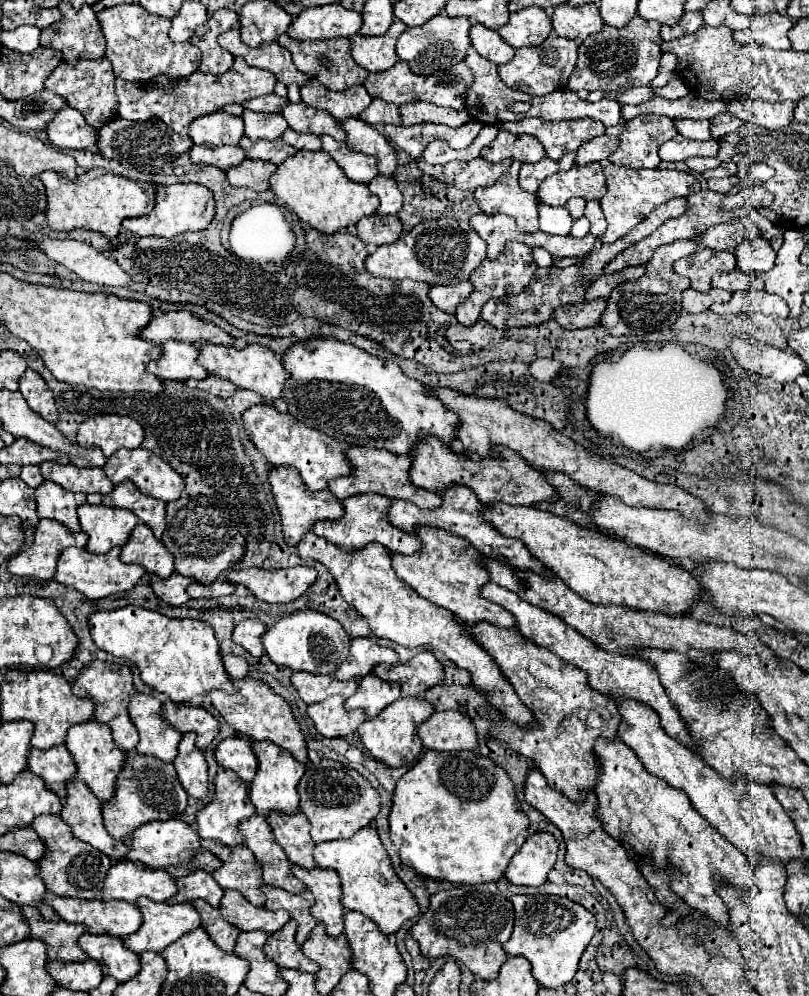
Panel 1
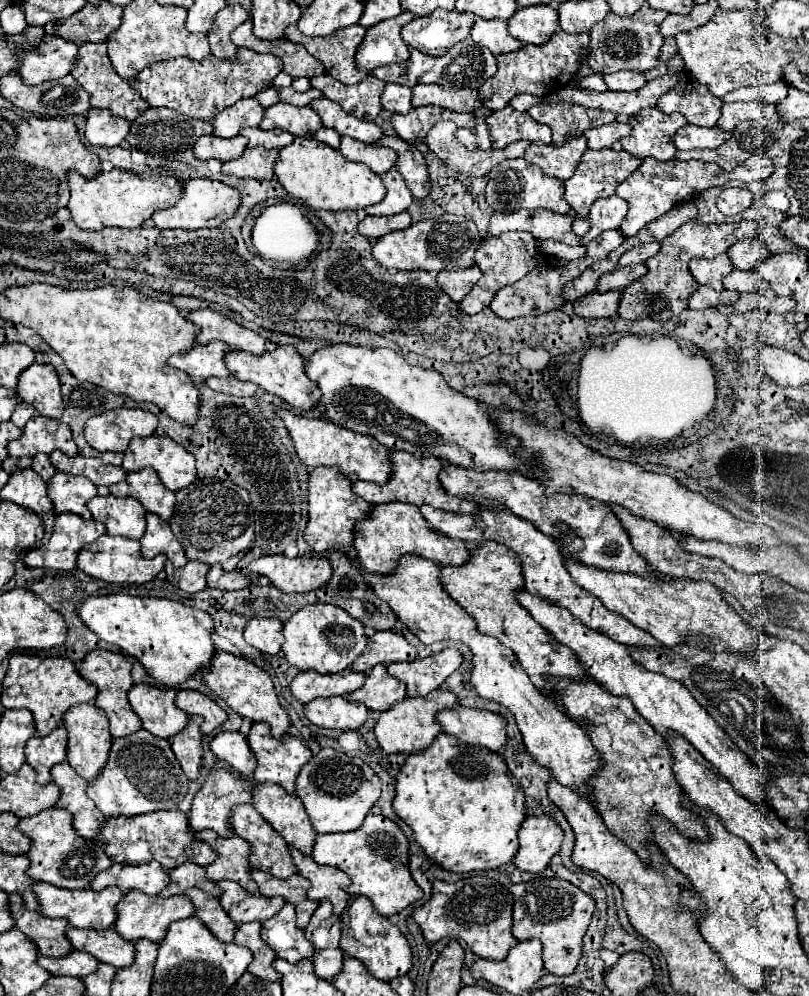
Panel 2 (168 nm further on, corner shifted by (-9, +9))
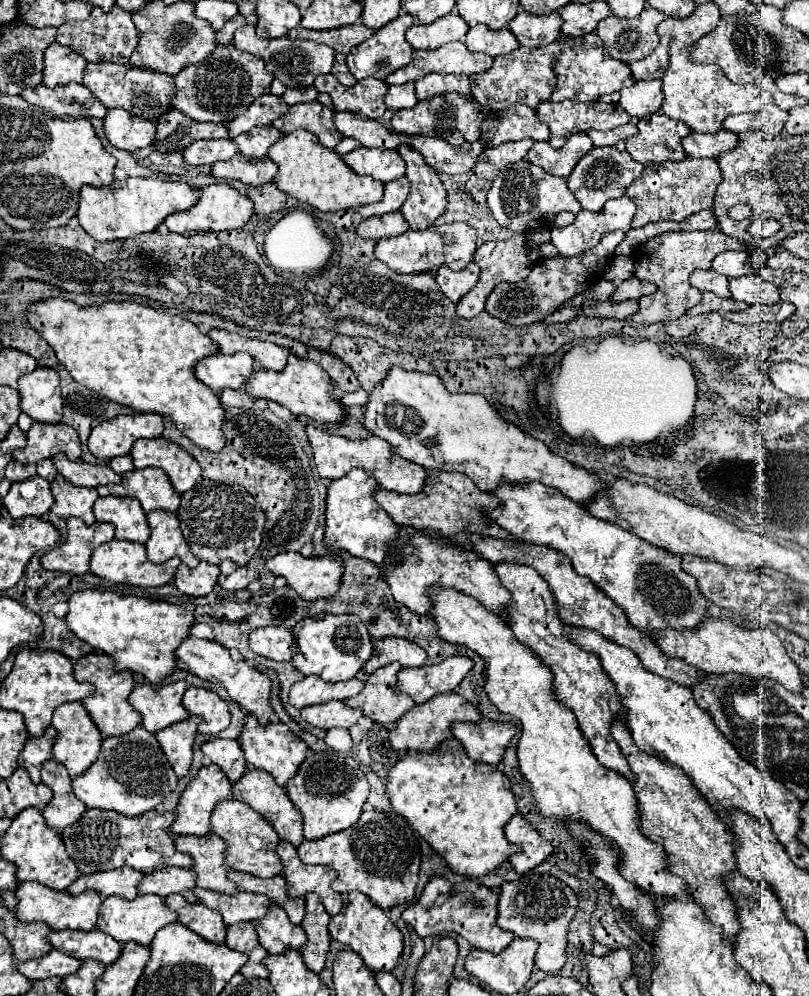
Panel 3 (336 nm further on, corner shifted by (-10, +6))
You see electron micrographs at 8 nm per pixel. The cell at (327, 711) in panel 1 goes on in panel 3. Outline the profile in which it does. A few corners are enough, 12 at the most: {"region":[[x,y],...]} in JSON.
{"region":[[342,701],[302,709],[302,719],[320,729],[352,727],[362,709]]}

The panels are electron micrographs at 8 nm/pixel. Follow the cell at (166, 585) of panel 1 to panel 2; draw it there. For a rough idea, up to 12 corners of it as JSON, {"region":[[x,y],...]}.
{"region":[[165,564],[167,580],[189,594],[203,590],[209,566]]}

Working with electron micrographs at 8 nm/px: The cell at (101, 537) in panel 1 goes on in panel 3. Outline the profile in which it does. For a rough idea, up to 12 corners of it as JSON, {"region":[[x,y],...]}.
{"region":[[98,497],[96,521],[118,539],[146,543],[146,513],[134,497]]}

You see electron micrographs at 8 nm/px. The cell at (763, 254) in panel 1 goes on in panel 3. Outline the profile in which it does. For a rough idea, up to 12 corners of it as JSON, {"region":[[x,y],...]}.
{"region":[[724,251],[712,269],[726,277],[752,273],[746,251]]}

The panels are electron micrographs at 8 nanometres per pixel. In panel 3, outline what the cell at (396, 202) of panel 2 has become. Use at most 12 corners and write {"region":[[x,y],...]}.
{"region":[[406,177],[388,181],[378,203],[362,205],[362,217],[394,213],[410,191]]}

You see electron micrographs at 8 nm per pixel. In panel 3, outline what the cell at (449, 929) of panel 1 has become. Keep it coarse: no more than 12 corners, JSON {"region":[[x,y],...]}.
{"region":[[434,875],[402,919],[420,937],[458,933],[500,953],[498,895]]}

